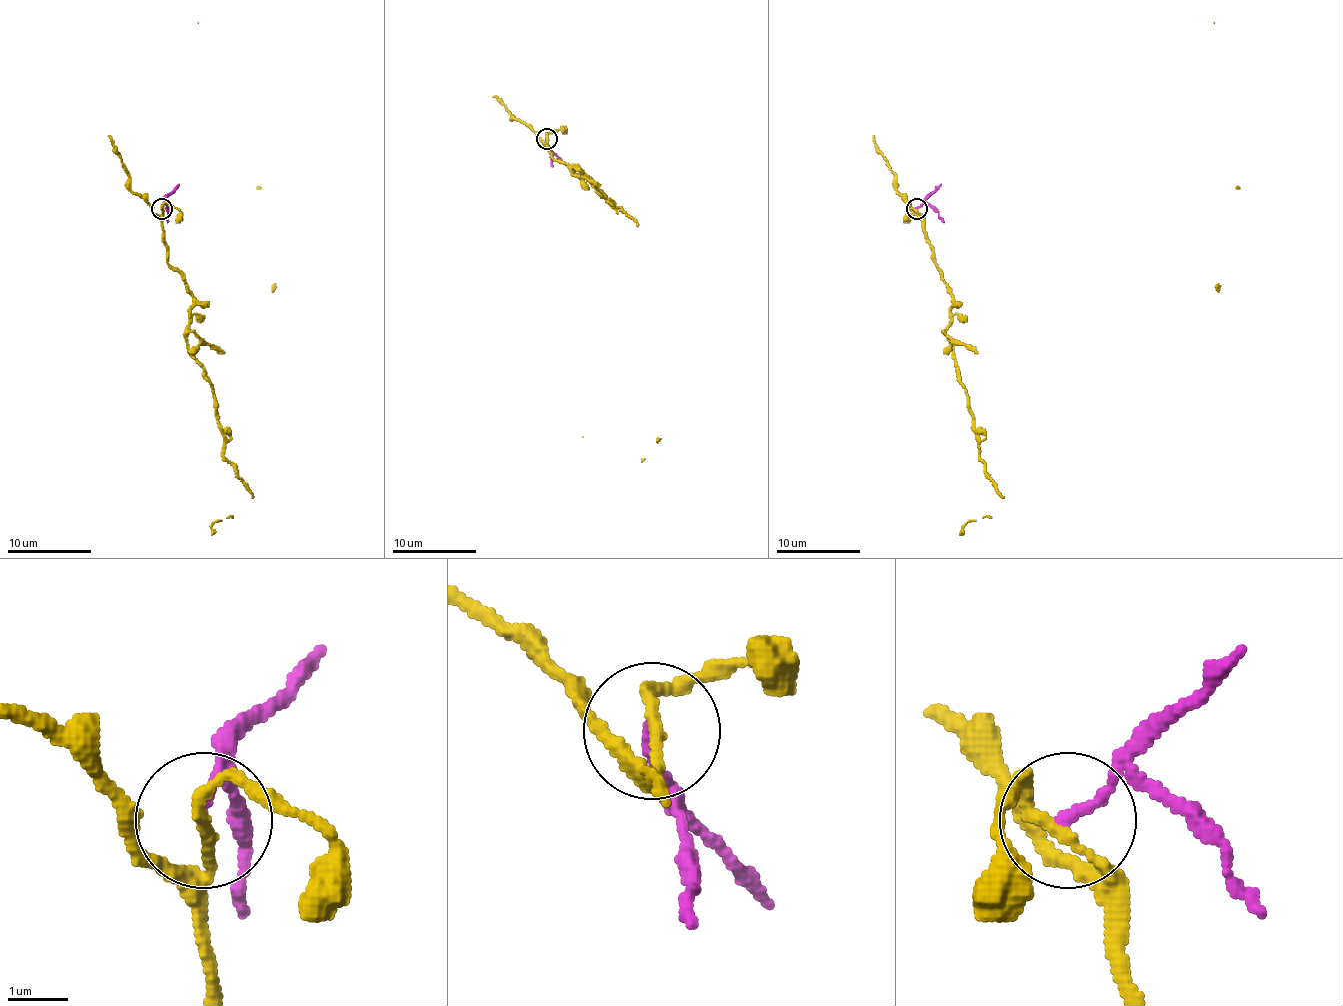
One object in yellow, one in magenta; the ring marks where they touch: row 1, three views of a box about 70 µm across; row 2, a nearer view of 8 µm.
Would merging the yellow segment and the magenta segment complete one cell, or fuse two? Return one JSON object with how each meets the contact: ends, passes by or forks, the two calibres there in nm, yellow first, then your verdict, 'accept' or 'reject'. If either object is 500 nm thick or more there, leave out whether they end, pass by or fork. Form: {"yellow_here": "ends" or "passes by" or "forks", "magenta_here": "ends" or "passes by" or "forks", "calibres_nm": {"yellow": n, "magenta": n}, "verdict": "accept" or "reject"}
{"yellow_here": "passes by", "magenta_here": "ends", "calibres_nm": {"yellow": 170, "magenta": 190}, "verdict": "reject"}

